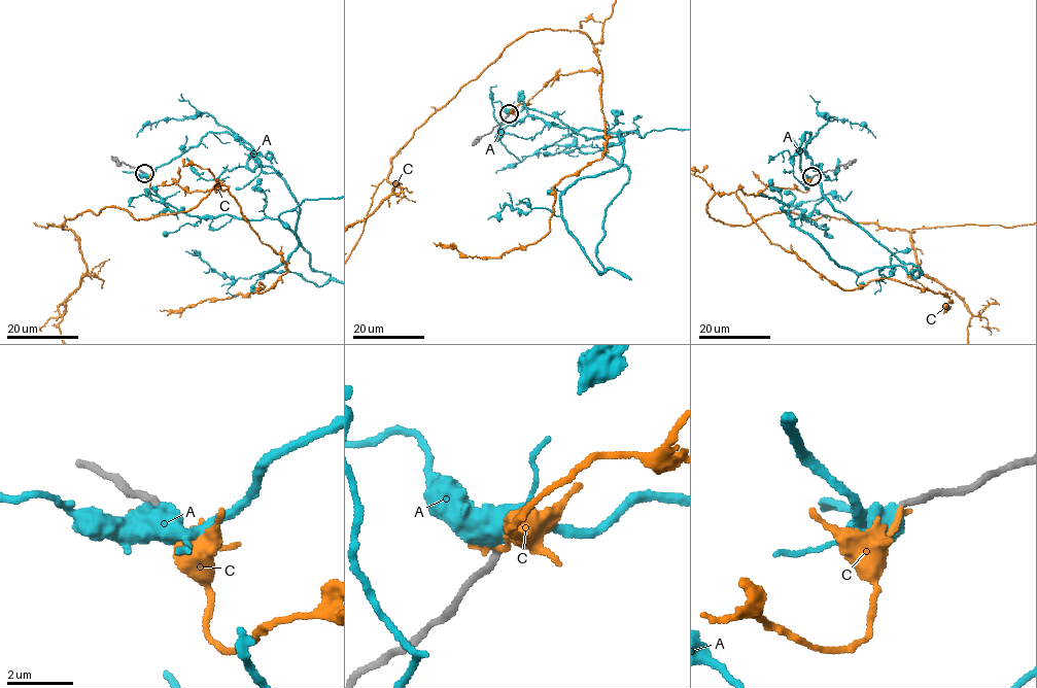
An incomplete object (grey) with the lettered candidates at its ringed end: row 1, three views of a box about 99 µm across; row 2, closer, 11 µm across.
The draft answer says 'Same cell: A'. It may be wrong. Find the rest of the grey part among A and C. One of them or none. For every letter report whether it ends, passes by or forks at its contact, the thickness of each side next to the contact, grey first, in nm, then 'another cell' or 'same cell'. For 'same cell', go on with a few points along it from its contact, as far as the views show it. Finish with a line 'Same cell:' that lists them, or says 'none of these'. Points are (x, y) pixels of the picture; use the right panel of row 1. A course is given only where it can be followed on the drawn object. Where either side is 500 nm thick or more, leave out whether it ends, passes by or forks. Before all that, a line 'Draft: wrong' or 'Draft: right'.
Draft: right
A: calibres 200 and 750 nm; same cell
C: it ends; calibres 200 and 180 nm; another cell
Same cell: A

